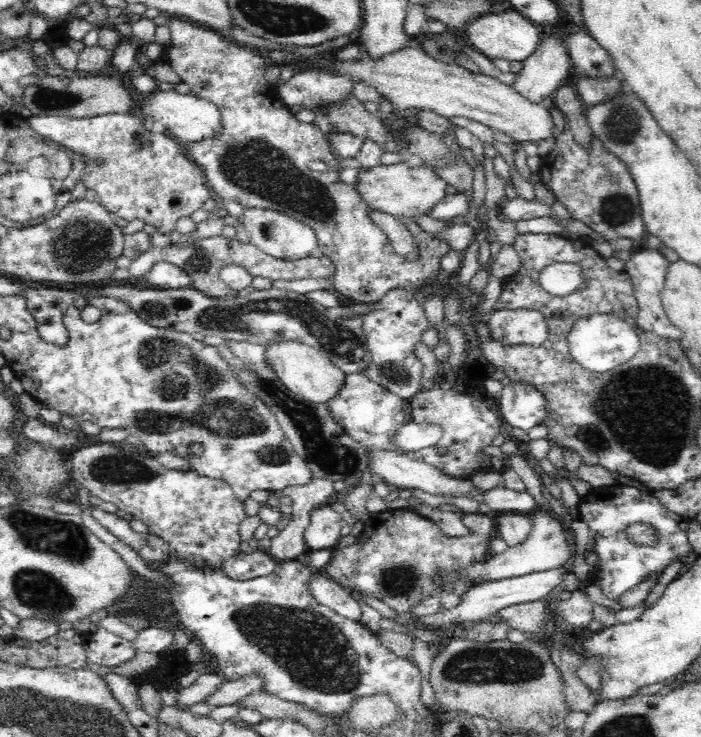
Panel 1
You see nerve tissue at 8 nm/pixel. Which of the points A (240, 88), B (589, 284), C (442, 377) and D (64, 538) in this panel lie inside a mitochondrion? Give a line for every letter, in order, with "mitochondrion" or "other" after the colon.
A: other
B: other
C: other
D: mitochondrion

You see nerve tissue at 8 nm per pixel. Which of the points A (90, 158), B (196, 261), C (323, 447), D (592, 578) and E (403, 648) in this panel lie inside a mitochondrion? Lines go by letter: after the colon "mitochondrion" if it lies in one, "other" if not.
A: other
B: mitochondrion
C: mitochondrion
D: other
E: other

